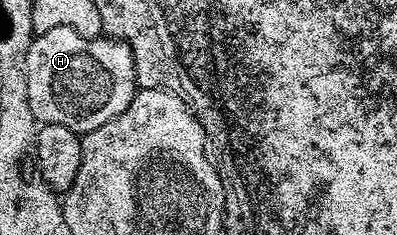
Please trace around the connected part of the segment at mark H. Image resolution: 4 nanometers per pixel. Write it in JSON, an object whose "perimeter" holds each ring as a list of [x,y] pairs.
{"perimeter":[[[55,27],[52,31],[36,34],[31,51],[27,51],[27,99],[31,99],[31,111],[41,125],[67,127],[79,135],[90,133],[95,127],[103,127],[103,123],[115,119],[115,115],[127,111],[138,92],[133,52],[124,41],[105,35],[90,39],[71,31],[71,27]]]}

